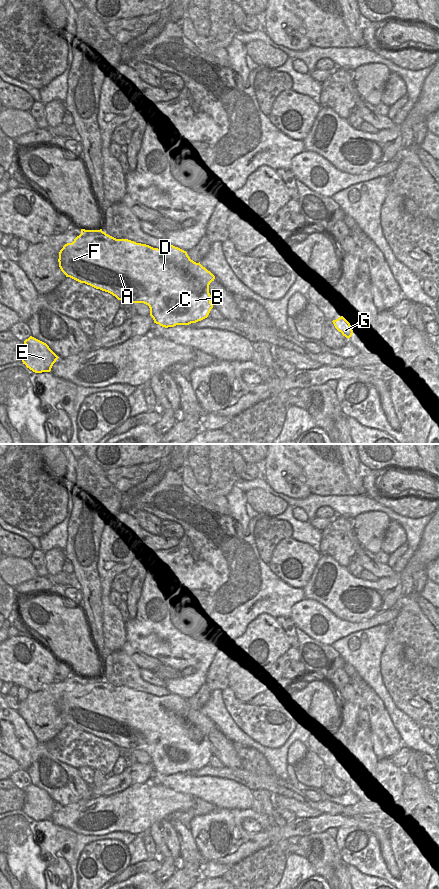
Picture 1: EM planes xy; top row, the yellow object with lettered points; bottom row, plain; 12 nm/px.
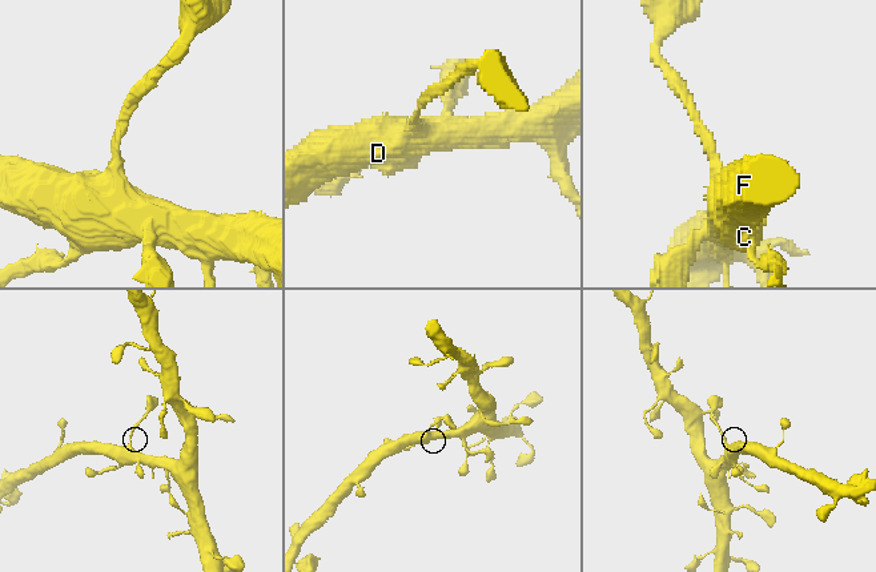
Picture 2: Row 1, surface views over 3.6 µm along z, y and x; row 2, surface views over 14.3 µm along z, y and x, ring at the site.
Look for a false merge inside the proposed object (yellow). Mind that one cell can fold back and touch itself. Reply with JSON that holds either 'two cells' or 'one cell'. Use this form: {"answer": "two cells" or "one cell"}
{"answer": "one cell"}

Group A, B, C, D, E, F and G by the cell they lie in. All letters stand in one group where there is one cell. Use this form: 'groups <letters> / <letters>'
groups A B C D E F G

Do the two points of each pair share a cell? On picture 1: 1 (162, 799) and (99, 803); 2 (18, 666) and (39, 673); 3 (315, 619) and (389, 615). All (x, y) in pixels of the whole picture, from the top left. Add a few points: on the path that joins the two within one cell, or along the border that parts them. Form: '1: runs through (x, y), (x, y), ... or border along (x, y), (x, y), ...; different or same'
1: runs through (146, 803), (115, 803); same
2: runs through (23, 666), (32, 666), (34, 668); same
3: runs through (333, 627), (359, 627), (371, 622); same

